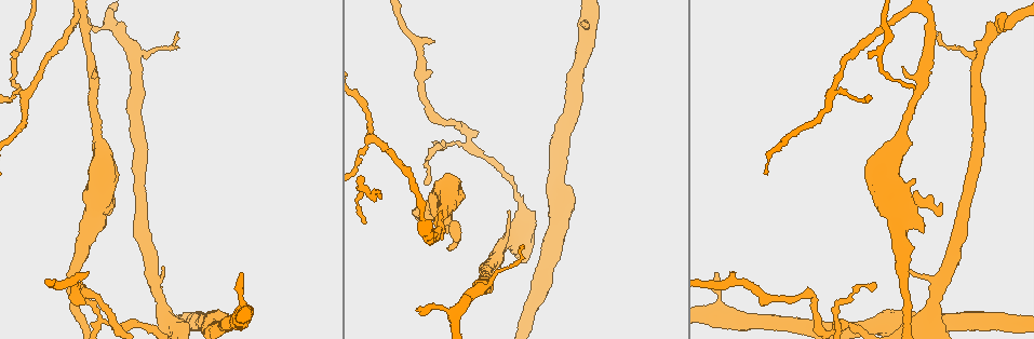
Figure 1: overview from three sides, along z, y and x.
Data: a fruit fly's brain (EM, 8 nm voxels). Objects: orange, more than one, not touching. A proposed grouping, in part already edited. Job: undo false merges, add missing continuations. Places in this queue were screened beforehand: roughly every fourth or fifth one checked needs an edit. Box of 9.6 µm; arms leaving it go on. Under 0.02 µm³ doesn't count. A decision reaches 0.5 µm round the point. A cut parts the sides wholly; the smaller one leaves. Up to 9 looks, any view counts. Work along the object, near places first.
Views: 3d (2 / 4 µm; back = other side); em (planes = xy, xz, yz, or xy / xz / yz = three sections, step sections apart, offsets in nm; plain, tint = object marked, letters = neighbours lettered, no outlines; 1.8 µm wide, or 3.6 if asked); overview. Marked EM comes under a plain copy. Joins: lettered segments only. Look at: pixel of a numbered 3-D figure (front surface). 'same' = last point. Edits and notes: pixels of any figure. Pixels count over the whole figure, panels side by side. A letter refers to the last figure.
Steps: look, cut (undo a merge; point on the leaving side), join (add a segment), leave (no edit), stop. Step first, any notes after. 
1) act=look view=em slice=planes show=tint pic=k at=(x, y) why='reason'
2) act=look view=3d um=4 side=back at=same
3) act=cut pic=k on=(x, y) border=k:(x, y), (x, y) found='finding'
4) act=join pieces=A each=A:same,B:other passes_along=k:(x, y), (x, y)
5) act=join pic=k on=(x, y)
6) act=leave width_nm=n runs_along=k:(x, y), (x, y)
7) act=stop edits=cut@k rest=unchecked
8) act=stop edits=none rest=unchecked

act=look view=3d um=2 pic=1 at=(589, 25) why='branch stops here'

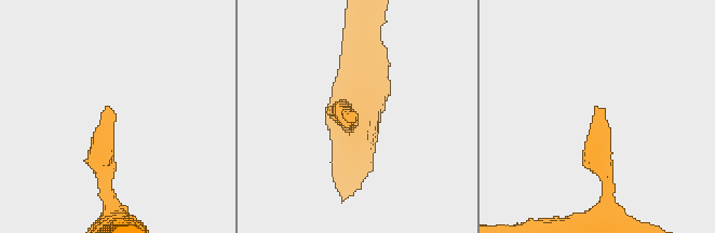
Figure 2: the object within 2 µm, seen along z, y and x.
act=look view=em slice=xz step=4 show=letters pic=2 at=(110, 109)

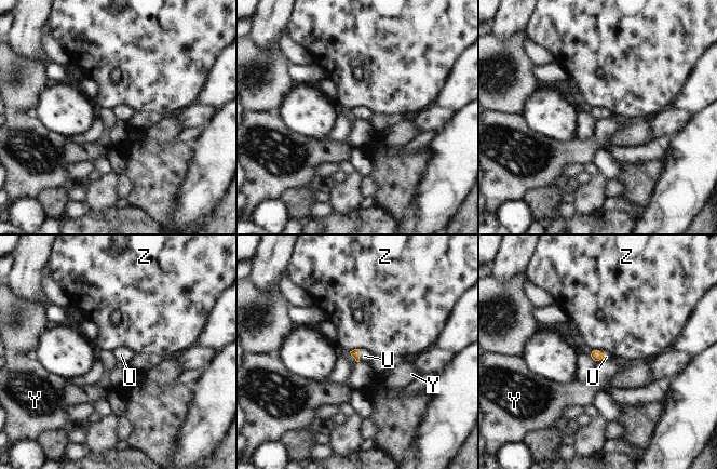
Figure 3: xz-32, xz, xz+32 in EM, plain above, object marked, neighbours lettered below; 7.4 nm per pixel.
act=look view=em slice=xy step=16 show=letters at=same why='another direction'

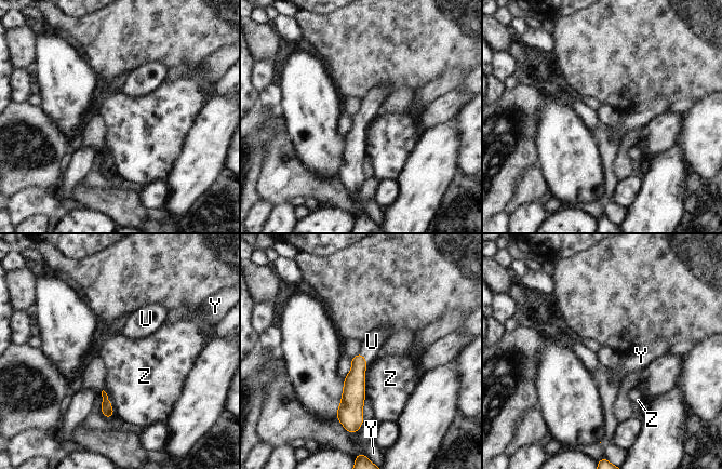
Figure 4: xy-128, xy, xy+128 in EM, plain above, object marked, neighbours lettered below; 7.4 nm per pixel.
act=join pic=4 on=(372, 342) each=U:same,Y:other,Z:other passes_along=4:(353, 384), (364, 357), (372, 342) found='the neuron continues'

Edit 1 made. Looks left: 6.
act=look view=overview

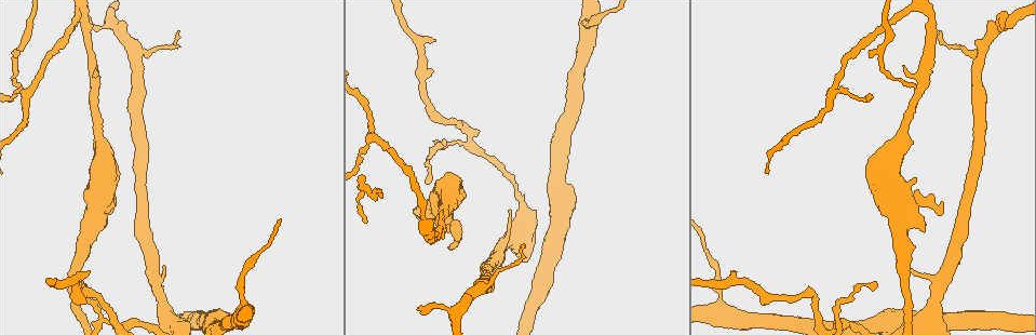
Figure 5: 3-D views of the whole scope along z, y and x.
act=look view=em slice=xz step=16 show=tint pic=5 at=(83, 284) why='free end'

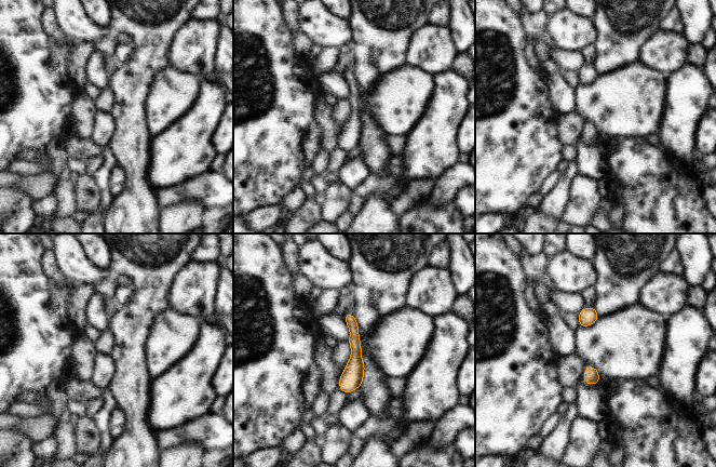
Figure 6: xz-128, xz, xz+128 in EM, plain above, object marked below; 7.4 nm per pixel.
act=look view=em slice=planes show=letters at=same

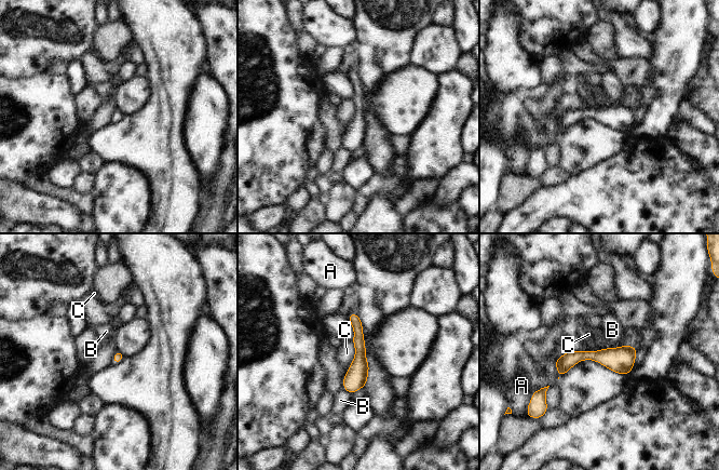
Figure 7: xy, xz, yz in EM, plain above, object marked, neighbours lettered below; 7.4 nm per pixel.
act=leave each=A:other,B:other,C:other border=7:(352, 341), (354, 358), (348, 367) found='no lettered segment goes on from it'

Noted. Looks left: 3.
act=look view=em um=3.6 slice=yz step=16 show=letters pic=5 at=(925, 229) why='an open end'

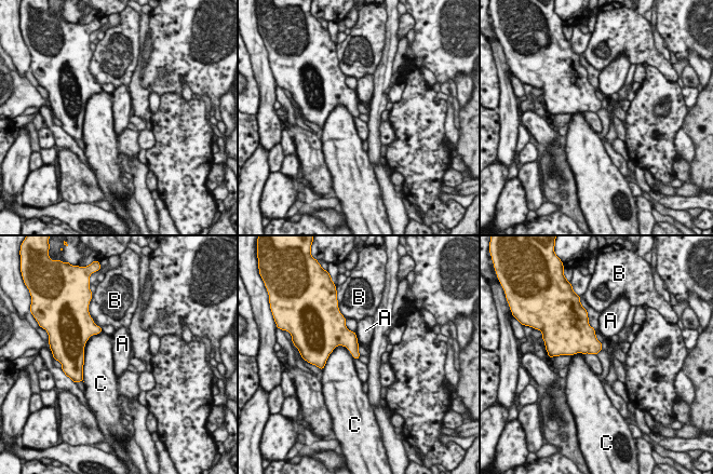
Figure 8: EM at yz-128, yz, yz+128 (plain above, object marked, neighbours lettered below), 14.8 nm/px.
act=leave each=A:other,B:other,C:other border=8:(355, 333), (359, 343) found='no lettered segment goes on from it'

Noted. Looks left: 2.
act=stop edits=join@4 rest=unchecked

